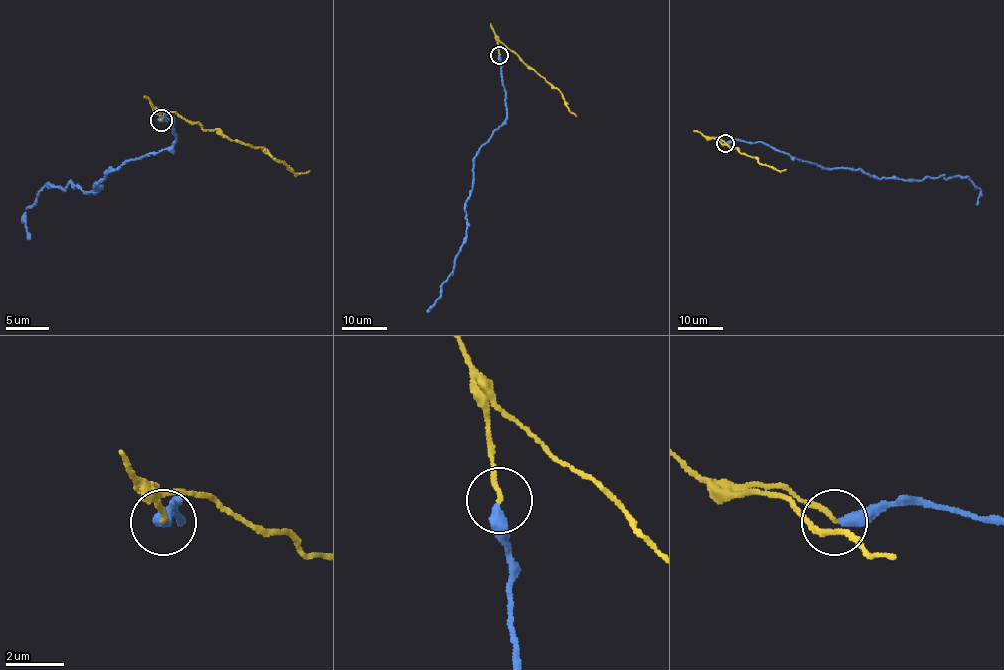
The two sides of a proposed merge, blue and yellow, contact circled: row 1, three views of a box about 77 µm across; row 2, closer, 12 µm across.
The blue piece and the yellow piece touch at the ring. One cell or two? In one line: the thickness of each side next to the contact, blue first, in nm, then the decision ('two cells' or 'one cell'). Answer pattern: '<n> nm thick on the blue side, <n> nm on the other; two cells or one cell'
400 nm thick on the blue side, 180 nm on the other; two cells

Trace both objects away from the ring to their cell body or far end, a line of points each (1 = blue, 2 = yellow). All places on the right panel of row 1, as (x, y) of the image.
1: (725, 143), (762, 142), (801, 161), (828, 169), (861, 169), (873, 177), (967, 177), (981, 190), (976, 205)
2: (725, 143), (717, 138), (711, 139), (754, 157), (760, 163), (780, 171), (786, 169)

